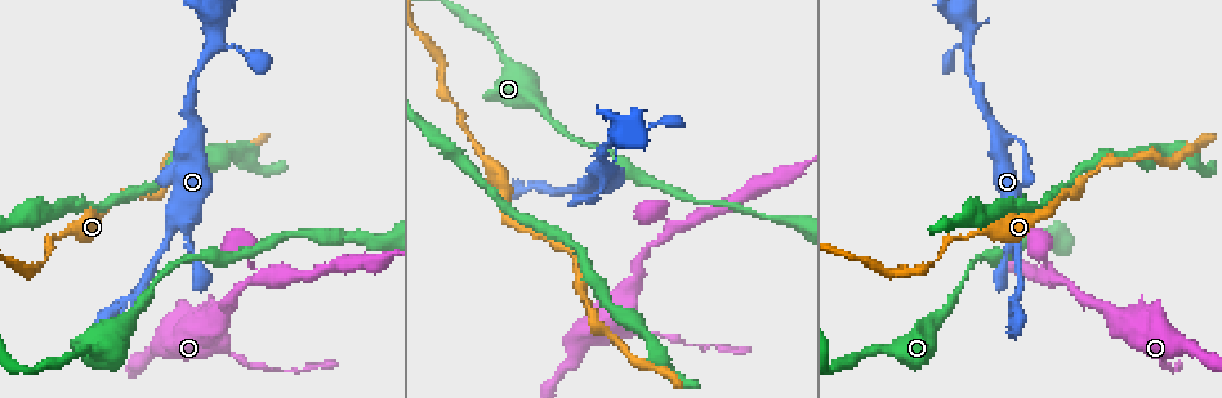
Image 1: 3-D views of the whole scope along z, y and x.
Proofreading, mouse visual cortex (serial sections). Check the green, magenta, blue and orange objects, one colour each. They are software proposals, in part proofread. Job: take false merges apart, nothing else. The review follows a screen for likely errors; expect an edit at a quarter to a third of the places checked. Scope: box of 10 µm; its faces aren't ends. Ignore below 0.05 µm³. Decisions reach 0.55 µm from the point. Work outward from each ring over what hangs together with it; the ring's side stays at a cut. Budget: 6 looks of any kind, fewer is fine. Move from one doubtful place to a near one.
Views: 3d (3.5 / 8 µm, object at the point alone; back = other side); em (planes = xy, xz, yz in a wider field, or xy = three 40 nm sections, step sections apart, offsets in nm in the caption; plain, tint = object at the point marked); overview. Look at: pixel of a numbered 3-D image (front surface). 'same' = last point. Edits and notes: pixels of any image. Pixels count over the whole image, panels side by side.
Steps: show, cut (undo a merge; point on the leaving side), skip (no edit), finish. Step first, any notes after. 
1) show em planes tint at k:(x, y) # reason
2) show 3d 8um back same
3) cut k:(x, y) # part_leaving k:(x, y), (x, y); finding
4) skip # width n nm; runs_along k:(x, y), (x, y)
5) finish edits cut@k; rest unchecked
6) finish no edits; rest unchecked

show 3d 3.5um at 1:(999, 140) # side arm on a straight run

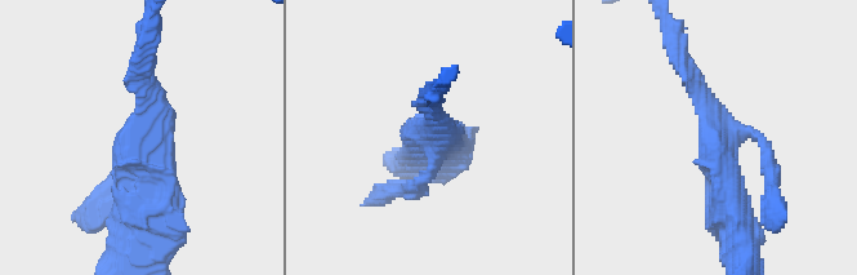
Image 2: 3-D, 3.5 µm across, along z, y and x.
show em xy step 3 tint at 2:(437, 139)

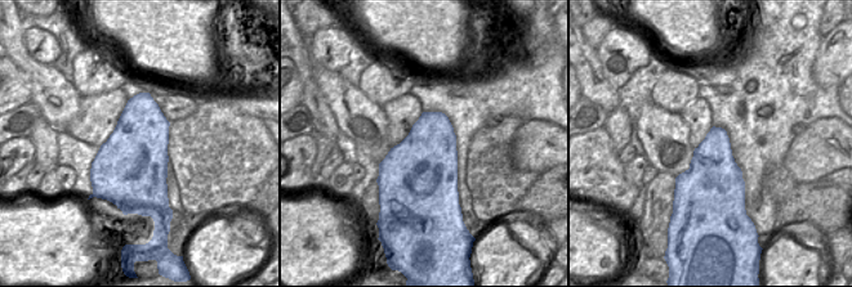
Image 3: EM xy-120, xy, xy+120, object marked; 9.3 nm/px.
show em xy step 5 tint same # cut it another way

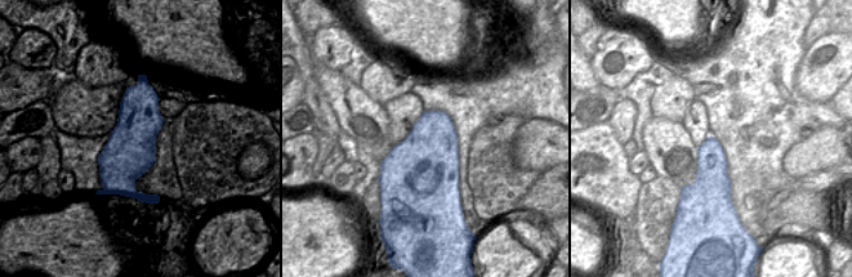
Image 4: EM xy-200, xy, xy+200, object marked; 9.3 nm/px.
skip # arms 3; runs_along 2:(733, 218), (717, 123), (681, 60); all the same cell

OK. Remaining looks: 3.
show 3d 3.5um at 1:(631, 291)

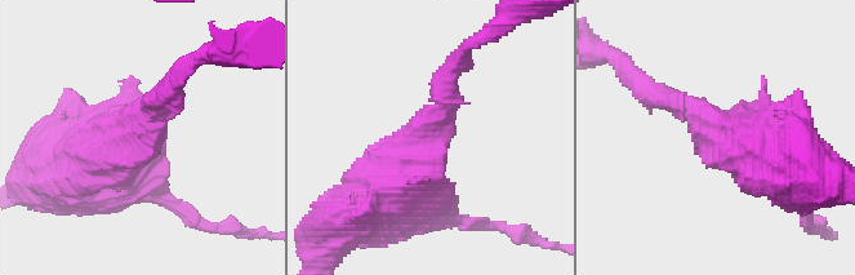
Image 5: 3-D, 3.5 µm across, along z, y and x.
show em planes tint at 5:(144, 128)

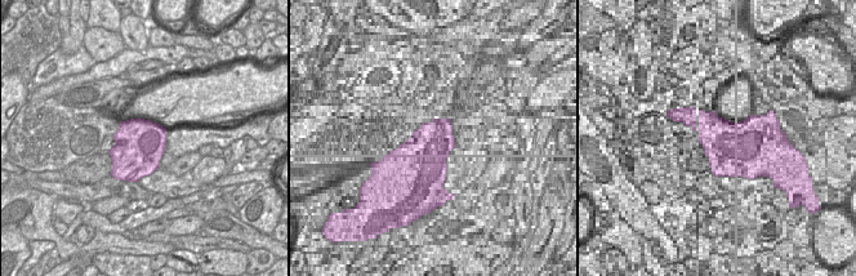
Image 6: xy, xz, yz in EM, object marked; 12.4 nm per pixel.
skip # runs_along 5:(792, 180), (773, 152), (676, 101); all the same cell

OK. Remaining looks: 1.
show 3d 3.5um at 1:(793, 223) # abrupt turn

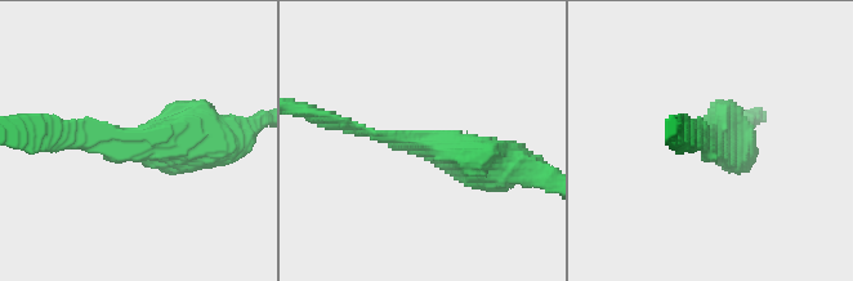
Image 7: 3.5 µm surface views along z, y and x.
skip # runs_along 7:(339, 123), (450, 146), (469, 182); all the same cell

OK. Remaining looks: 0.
finish no edits; rest unchecked

